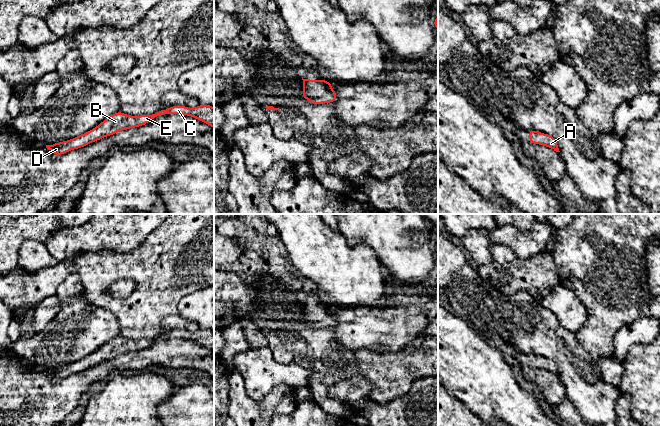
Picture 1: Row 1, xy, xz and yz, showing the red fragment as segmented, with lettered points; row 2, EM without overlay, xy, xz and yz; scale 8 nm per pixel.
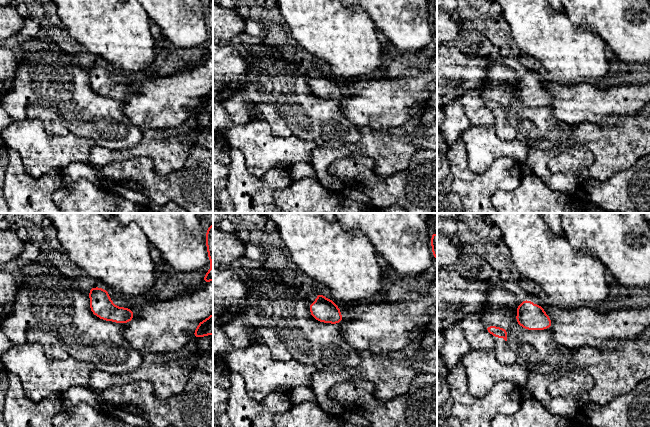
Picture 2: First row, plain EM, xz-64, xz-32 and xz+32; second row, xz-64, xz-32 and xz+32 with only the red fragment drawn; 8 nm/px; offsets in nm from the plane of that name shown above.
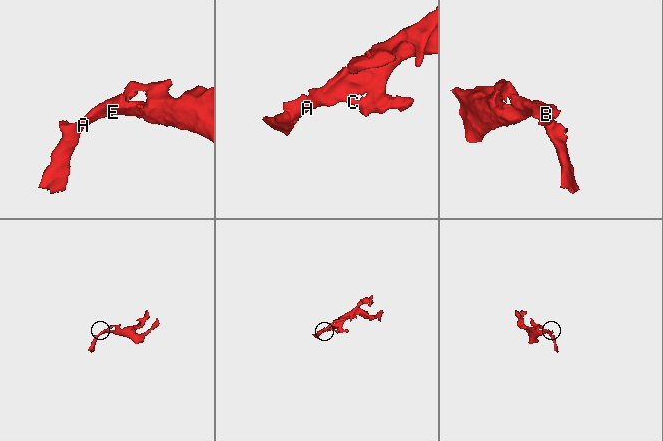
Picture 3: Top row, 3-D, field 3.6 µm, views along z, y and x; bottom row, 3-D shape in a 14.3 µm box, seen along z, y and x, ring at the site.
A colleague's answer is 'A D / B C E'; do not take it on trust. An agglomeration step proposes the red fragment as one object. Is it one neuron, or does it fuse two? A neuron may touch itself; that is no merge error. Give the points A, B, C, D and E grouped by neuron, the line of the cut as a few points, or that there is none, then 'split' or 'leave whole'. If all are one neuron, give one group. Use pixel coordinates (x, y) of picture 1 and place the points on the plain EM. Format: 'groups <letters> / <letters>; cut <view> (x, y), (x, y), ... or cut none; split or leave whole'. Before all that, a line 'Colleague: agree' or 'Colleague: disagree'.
Colleague: disagree
groups A B C D E; cut none; leave whole

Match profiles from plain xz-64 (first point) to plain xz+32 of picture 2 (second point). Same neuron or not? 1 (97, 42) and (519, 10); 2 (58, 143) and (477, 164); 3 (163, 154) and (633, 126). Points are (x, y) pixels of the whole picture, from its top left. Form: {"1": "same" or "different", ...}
{"1": "same", "2": "same", "3": "same"}

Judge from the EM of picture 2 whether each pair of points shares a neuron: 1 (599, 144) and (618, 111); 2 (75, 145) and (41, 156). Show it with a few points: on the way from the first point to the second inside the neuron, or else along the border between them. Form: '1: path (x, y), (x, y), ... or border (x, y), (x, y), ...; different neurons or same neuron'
1: border (637, 112), (619, 119), (604, 117), (591, 122); different neurons
2: path (67, 149), (49, 153); same neuron

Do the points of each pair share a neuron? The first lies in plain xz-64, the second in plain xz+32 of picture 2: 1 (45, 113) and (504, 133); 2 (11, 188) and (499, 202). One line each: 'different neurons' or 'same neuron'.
1: same neuron
2: different neurons

